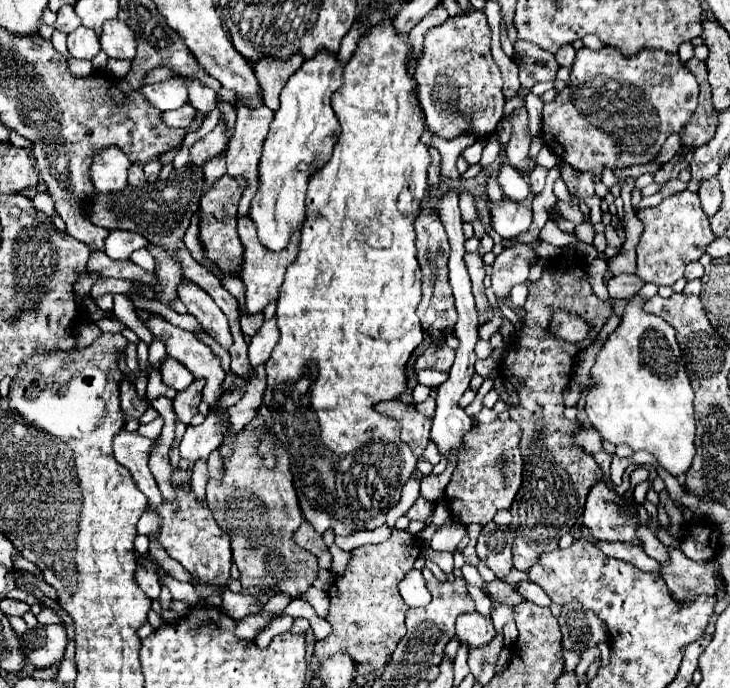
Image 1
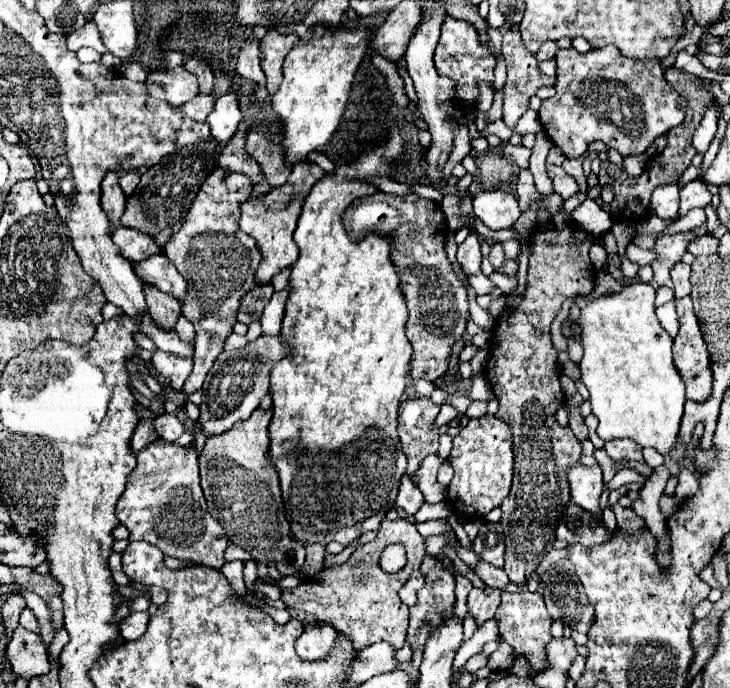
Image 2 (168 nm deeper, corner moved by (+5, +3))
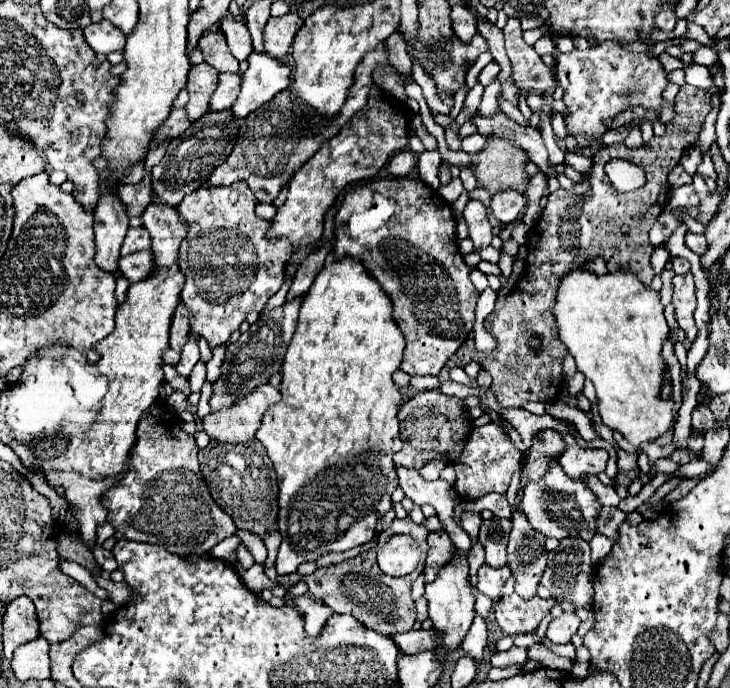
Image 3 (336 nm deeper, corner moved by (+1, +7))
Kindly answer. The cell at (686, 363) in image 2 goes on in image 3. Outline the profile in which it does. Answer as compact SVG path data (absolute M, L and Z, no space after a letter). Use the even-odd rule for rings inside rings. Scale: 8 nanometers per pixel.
M684 274L684 276L674 276L672 278L672 304L676 308L676 320L680 324L680 328L686 332L688 340L694 342L696 338L696 324L694 324L694 308L696 308L696 296L694 296L694 280L692 274Z

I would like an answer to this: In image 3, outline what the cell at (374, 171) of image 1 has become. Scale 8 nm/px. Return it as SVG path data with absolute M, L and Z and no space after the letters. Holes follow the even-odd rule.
M330 252L326 256L324 268L316 276L312 288L308 290L308 294L304 296L302 306L300 306L298 328L294 332L294 338L286 350L284 364L282 364L282 384L280 384L282 400L274 408L268 408L264 412L262 426L256 432L256 438L264 444L268 456L274 464L276 476L278 476L278 530L282 534L282 544L280 544L278 558L276 558L276 570L280 576L296 572L302 562L312 562L312 560L320 558L322 554L344 552L354 546L362 546L362 544L370 542L374 538L376 518L368 518L368 514L372 514L372 512L386 514L390 510L390 506L392 506L390 496L392 496L394 488L398 486L398 476L396 476L396 468L392 462L392 454L402 448L402 442L398 436L398 418L396 418L402 394L400 394L398 386L392 382L392 372L396 372L400 366L404 346L406 346L404 336L402 336L400 328L396 328L396 322L392 320L392 302L388 300L388 296L384 296L384 292L380 292L380 286L376 284L376 280L372 280L372 276L368 276L368 272L364 272L364 266L360 266L358 260L352 260L350 256L346 256L344 260L336 260L336 256Z

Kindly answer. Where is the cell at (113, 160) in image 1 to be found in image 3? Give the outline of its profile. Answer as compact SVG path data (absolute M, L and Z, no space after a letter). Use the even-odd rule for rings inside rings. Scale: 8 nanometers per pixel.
M114 192L102 194L98 198L94 212L94 232L96 232L94 262L100 270L110 274L116 272L126 230L128 230L126 206Z

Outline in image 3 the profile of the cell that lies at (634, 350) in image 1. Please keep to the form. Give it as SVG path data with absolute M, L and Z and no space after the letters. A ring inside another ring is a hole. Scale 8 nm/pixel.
M588 270L568 272L558 286L556 306L552 310L560 340L566 344L568 352L576 360L578 370L594 384L598 394L598 410L602 422L612 430L622 432L622 436L640 446L642 442L658 440L672 426L672 400L660 398L660 386L664 382L664 358L662 342L668 338L668 324L662 314L664 306L660 304L660 294L644 286L634 274L618 270L614 274L596 276Z

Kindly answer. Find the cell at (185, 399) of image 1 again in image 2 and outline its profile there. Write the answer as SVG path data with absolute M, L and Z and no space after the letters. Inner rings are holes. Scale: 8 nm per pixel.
M214 168L204 180L198 196L194 198L182 228L166 244L164 254L188 280L188 300L182 302L182 314L194 324L194 370L182 386L182 394L190 396L202 388L208 370L212 368L216 356L222 352L226 336L236 324L236 312L240 298L256 288L252 280L256 264L260 262L260 252L256 242L240 230L236 224L236 204L252 194L252 182L246 174L226 172Z

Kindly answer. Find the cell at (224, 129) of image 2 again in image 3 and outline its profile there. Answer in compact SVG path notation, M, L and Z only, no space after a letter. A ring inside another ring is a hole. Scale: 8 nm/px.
M252 52L248 58L248 70L242 76L242 90L232 106L236 116L246 118L250 112L272 100L278 92L290 86L292 68L278 58Z

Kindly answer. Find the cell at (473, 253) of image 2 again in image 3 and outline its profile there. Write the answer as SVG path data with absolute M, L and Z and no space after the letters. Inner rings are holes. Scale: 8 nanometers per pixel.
M468 202L464 210L464 220L470 230L470 238L474 242L474 248L490 244L492 240L492 226L486 216L486 208L482 202Z

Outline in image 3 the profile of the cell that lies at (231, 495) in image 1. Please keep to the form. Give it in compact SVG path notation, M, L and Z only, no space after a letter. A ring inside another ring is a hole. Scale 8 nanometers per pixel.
M264 384L244 398L238 398L230 408L210 412L202 418L202 430L210 436L210 444L198 452L198 462L204 480L208 480L210 494L216 504L236 520L238 528L252 530L260 538L264 538L268 528L276 526L278 482L264 446L256 440L256 430L260 428L262 412L276 402L280 402L280 392Z

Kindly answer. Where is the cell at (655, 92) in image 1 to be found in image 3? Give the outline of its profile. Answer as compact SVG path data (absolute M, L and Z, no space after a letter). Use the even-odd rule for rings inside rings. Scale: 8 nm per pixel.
M612 40L592 46L588 50L558 54L556 78L558 84L564 88L564 104L568 108L568 116L564 116L566 128L578 144L588 138L602 136L608 130L604 126L606 118L614 118L634 106L658 108L660 120L664 124L674 116L674 106L664 102L660 96L668 84L666 72L662 70L660 62L656 58L650 58L646 52L626 52Z

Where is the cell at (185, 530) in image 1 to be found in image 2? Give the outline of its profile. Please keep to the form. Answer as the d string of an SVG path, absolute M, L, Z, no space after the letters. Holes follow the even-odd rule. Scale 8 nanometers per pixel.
M162 438L152 442L144 452L140 452L138 466L134 468L128 480L128 488L124 490L124 496L120 496L116 508L118 508L120 522L130 530L130 540L144 540L160 548L168 556L176 556L180 560L190 560L196 564L208 564L214 568L222 568L228 538L226 538L224 528L206 510L206 500L200 488L196 450L186 452L182 446L176 446Z

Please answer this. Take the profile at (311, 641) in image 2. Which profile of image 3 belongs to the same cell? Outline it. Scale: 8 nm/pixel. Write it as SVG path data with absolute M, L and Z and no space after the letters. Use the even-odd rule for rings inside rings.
M298 596L298 598L294 598L294 604L296 604L298 610L304 612L306 632L308 632L310 636L318 636L320 630L322 630L322 626L326 624L326 620L334 614L332 608L328 608L328 606L322 604L322 602L316 602L316 600L308 598L308 596Z

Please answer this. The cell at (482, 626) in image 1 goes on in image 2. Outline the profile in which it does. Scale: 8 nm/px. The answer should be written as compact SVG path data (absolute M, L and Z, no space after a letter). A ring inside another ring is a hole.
M472 588L472 592L468 594L468 614L476 620L476 624L484 624L486 620L494 618L496 608L500 604L500 590L476 590Z

